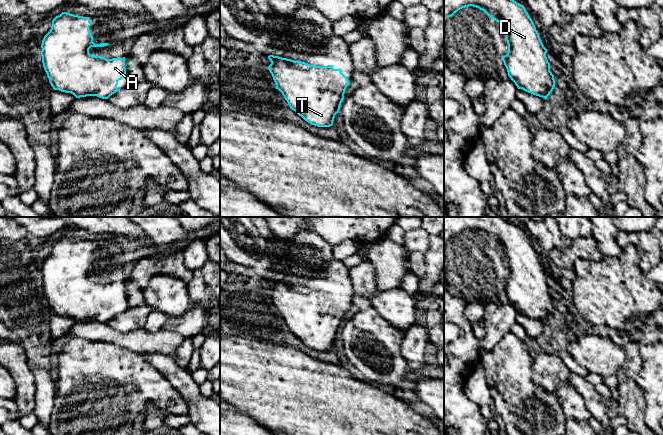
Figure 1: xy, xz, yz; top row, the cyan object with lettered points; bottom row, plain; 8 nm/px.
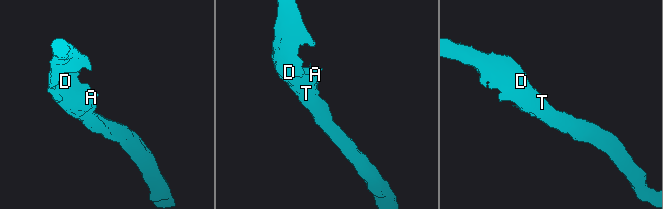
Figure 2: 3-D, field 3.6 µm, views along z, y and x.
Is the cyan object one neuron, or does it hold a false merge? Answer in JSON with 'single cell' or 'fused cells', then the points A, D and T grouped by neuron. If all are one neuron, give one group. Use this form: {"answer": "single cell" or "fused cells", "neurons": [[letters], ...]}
{"answer": "single cell", "neurons": [["A", "D", "T"]]}

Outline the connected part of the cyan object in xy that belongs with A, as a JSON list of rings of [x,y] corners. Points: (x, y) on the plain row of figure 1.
[[[62,236],[52,244],[50,255],[41,268],[44,294],[54,314],[71,317],[76,322],[97,320],[108,323],[117,316],[118,305],[126,298],[125,281],[106,283],[89,277],[91,271],[104,271],[108,267],[95,268],[89,255],[90,242]]]

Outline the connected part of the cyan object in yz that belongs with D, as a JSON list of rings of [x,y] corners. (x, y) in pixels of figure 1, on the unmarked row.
[[[444,217],[444,245],[469,230],[479,232],[500,248],[508,268],[508,276],[501,284],[517,312],[546,324],[555,311],[555,303],[546,281],[547,273],[525,231],[503,217]]]

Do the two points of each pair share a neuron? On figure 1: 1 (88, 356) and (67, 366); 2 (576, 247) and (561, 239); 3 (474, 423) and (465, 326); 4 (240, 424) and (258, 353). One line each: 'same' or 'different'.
1: same
2: different
3: same
4: different

